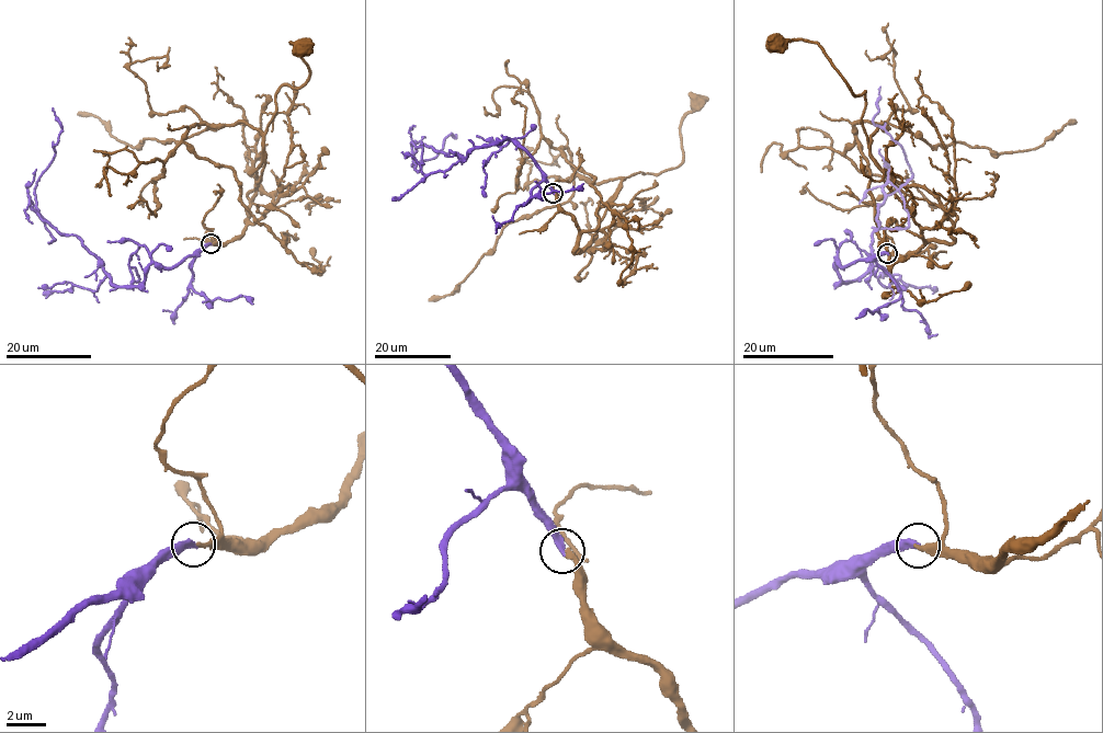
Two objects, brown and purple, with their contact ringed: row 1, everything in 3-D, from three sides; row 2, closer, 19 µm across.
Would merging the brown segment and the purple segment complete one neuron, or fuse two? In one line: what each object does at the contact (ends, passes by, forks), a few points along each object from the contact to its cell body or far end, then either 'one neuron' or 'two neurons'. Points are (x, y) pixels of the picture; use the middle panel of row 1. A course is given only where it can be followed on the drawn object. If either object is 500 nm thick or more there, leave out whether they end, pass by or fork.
brown ends | purple ends | brown via (554, 193), (578, 227), (575, 252), (581, 251), (622, 182), (682, 163), (680, 132), (695, 104) | purple via (554, 193), (512, 139), (475, 146), (465, 158), (420, 146), (412, 165), (433, 158), (452, 135) | one neuron

